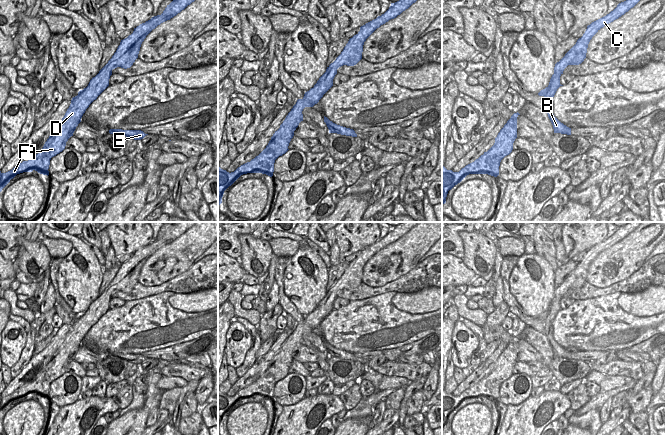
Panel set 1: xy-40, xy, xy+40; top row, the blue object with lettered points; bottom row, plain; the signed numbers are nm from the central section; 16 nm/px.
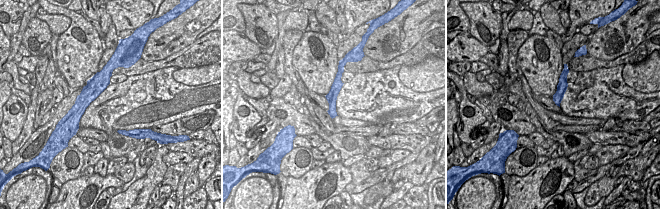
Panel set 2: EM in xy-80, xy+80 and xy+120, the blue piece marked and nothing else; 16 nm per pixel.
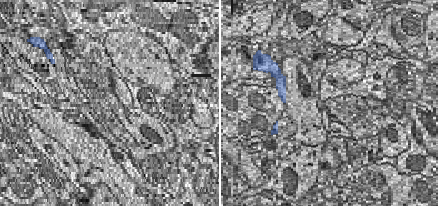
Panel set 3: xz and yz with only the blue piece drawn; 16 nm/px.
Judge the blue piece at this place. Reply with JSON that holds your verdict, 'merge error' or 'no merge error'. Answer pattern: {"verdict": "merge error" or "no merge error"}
{"verdict": "merge error"}

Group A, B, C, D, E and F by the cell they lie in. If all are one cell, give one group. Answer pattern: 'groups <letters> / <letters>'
groups A C D F / B E

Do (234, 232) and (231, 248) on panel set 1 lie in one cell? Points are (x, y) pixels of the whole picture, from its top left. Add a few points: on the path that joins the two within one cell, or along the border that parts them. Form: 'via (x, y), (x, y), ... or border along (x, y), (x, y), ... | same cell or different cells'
via (231, 236), (231, 244) | same cell

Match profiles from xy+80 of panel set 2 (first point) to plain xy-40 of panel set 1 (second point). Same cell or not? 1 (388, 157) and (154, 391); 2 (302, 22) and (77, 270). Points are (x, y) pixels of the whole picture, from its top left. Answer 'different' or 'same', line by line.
1: different
2: different

